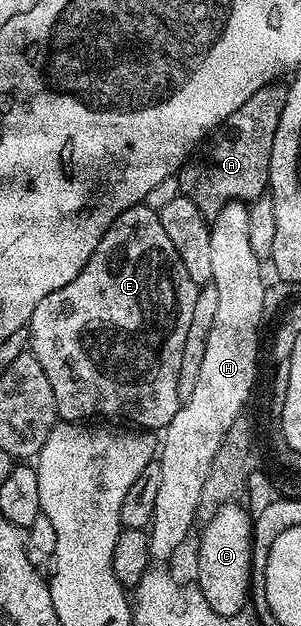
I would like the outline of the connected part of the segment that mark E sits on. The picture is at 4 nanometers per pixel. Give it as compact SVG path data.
M145 202L134 204L129 210L125 210L111 224L110 230L97 242L97 250L85 262L81 274L61 286L61 290L53 290L53 294L45 294L41 302L37 302L37 310L33 310L31 323L29 325L30 341L29 351L41 362L45 375L49 377L49 386L53 386L53 398L59 396L57 410L63 408L67 416L75 416L79 422L87 422L92 418L107 418L103 416L116 416L116 421L130 422L143 430L162 430L167 427L168 422L177 414L181 407L177 382L181 374L181 350L185 350L185 334L189 330L189 322L193 319L193 306L197 302L197 294L200 285L189 278L185 271L185 262L181 262L181 254L169 242L169 234L165 234L165 226L161 226L161 218L158 211L148 206Z

